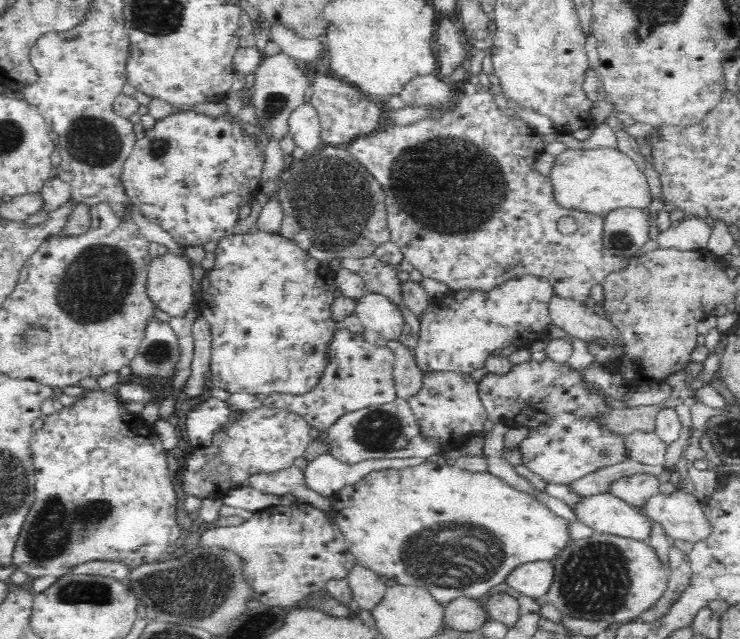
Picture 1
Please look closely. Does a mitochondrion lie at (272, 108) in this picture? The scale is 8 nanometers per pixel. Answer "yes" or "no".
yes

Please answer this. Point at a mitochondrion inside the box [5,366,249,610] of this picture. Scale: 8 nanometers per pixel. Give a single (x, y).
(61, 526)

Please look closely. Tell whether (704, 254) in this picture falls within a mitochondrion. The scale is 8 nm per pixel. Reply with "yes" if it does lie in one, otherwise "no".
no

